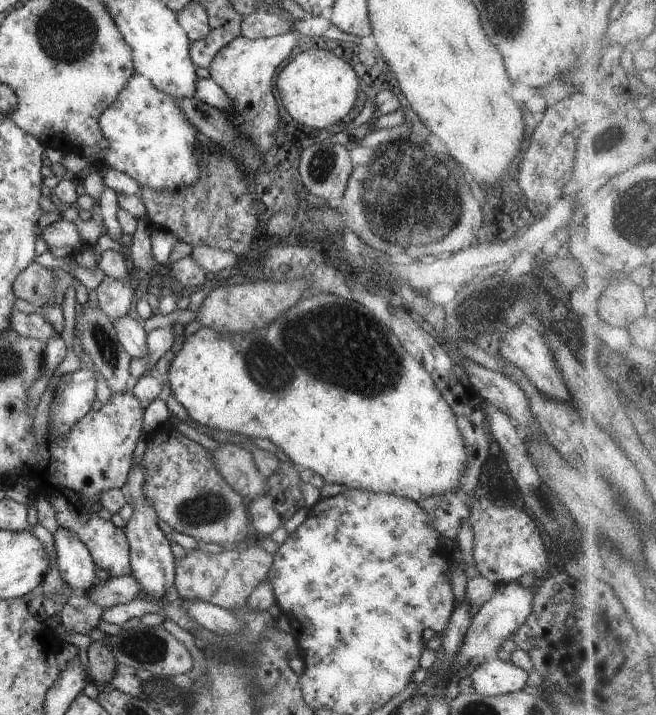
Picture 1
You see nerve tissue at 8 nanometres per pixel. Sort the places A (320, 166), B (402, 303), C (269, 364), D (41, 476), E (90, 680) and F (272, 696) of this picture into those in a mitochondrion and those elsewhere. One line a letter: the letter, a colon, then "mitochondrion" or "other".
A: mitochondrion
B: other
C: mitochondrion
D: other
E: other
F: mitochondrion

